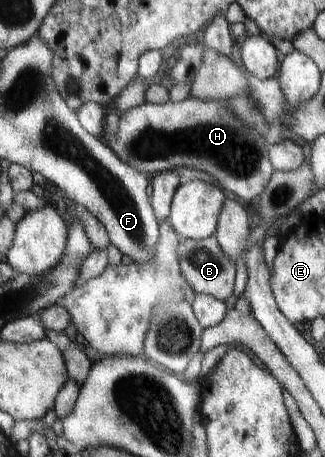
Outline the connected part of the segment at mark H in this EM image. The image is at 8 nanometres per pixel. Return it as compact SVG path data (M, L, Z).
M186 98L181 102L150 103L130 110L129 113L118 112L119 129L117 134L109 132L104 140L110 148L116 152L118 158L134 166L136 170L146 173L148 176L156 176L162 172L174 171L175 169L190 169L204 171L212 178L218 180L218 185L228 195L235 195L246 202L260 197L260 194L269 186L273 178L273 163L270 161L270 147L264 134L252 126L248 126L230 106L229 101L202 100L202 98Z

